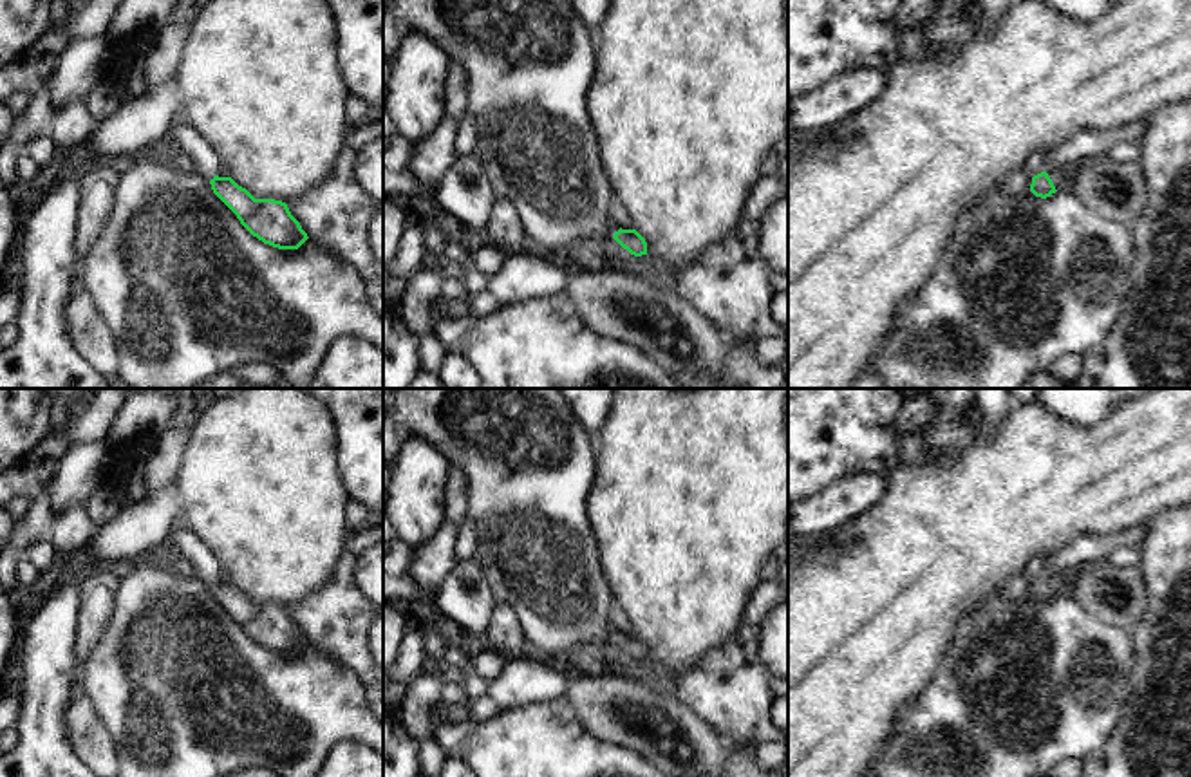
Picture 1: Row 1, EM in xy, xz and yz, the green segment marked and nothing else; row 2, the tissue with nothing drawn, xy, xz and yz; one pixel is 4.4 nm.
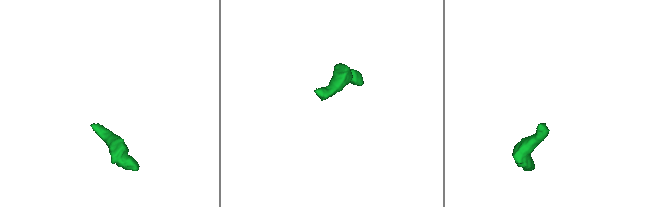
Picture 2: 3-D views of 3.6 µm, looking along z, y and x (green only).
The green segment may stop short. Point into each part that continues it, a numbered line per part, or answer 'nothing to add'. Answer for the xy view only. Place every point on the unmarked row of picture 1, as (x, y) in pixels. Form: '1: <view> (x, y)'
1: xy (203, 564)

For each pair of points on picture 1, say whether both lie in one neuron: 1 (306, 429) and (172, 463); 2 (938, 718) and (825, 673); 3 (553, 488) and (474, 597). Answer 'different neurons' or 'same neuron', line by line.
1: different neurons
2: different neurons
3: different neurons

